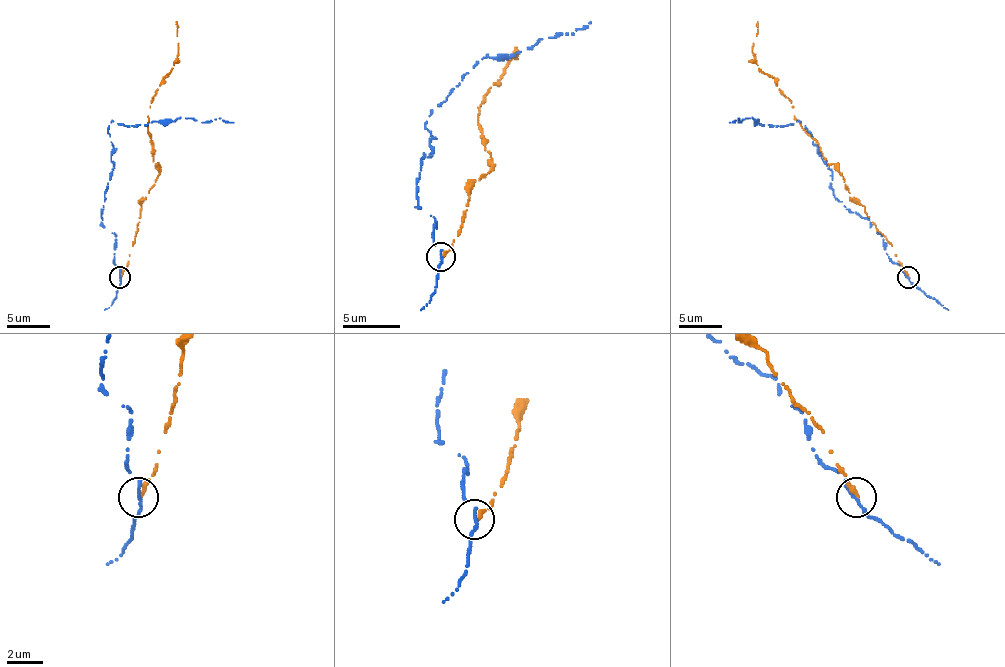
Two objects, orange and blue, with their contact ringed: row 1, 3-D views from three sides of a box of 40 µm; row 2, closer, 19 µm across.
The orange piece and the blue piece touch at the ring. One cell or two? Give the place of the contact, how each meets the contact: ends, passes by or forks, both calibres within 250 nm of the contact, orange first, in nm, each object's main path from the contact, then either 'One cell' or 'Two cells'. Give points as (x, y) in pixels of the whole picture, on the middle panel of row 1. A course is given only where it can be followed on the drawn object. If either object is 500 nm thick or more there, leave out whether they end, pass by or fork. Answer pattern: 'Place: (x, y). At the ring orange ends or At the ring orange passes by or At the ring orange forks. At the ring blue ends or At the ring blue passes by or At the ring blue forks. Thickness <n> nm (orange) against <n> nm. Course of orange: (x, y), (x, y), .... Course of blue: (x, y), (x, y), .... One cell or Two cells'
Place: (440, 257). At the ring orange ends. At the ring blue ends. Thickness 280 nm (orange) against 240 nm. Course of orange: (443, 256), (457, 236), (468, 202), (468, 185), (491, 168), (477, 116), (480, 105), (517, 51), (514, 59). Course of blue: (440, 256), (434, 219), (417, 208), (431, 111), (485, 56), (514, 56), (591, 22). Two cells

